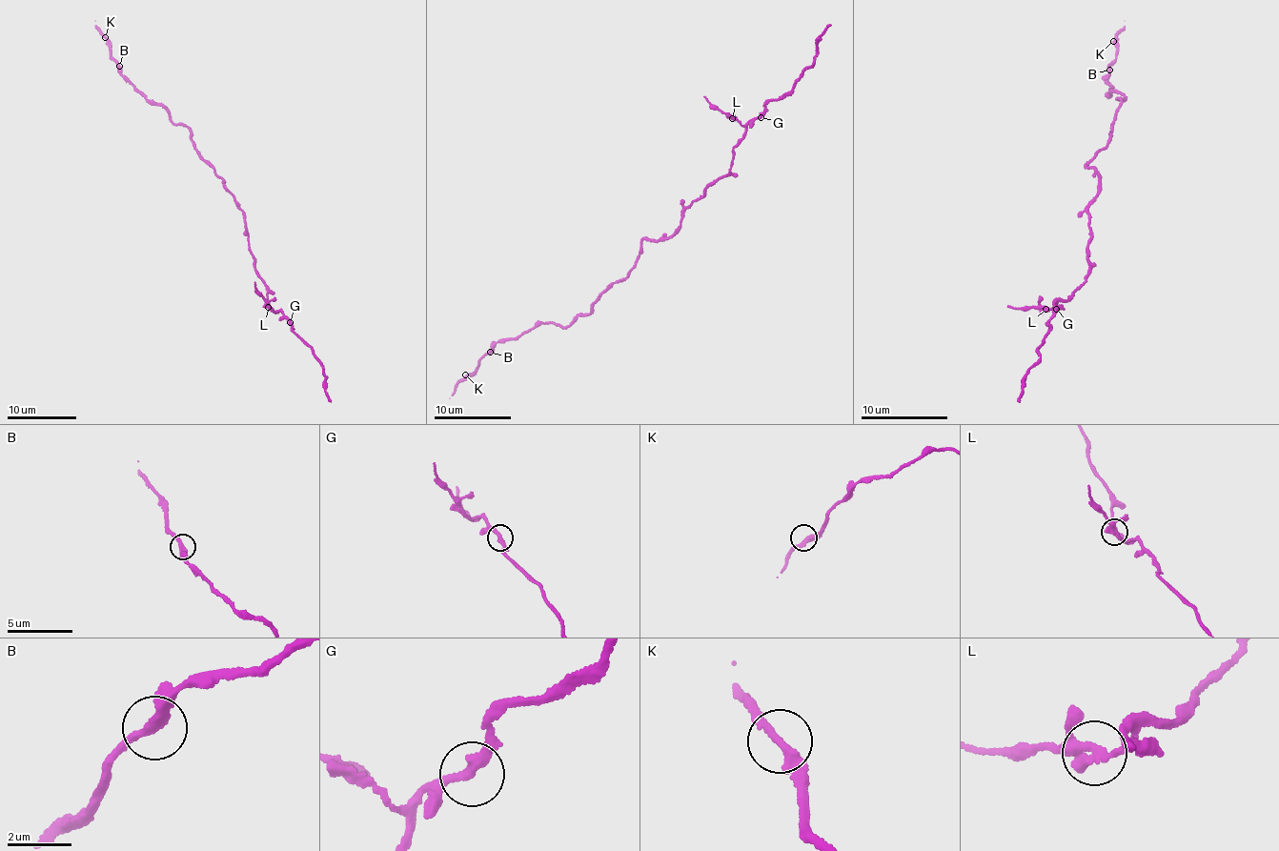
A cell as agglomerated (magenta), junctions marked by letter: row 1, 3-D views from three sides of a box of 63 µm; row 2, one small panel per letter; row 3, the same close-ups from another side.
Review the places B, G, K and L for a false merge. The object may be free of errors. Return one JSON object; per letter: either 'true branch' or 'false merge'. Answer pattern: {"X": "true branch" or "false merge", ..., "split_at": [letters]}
{"B": "true branch", "G": "true branch", "K": "true branch", "L": "false merge", "split_at": ["L"]}

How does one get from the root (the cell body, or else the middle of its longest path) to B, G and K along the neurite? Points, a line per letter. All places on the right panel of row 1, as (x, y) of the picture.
B: (1099, 176), (1086, 162), (1106, 146), (1119, 99), (1126, 98), (1107, 93), (1111, 88), (1106, 80), (1109, 70)
G: (1099, 176), (1097, 198), (1089, 206), (1090, 275), (1073, 292), (1071, 298), (1053, 303), (1056, 309)
K: (1099, 176), (1086, 162), (1106, 146), (1119, 99), (1126, 98), (1107, 93), (1113, 41)

